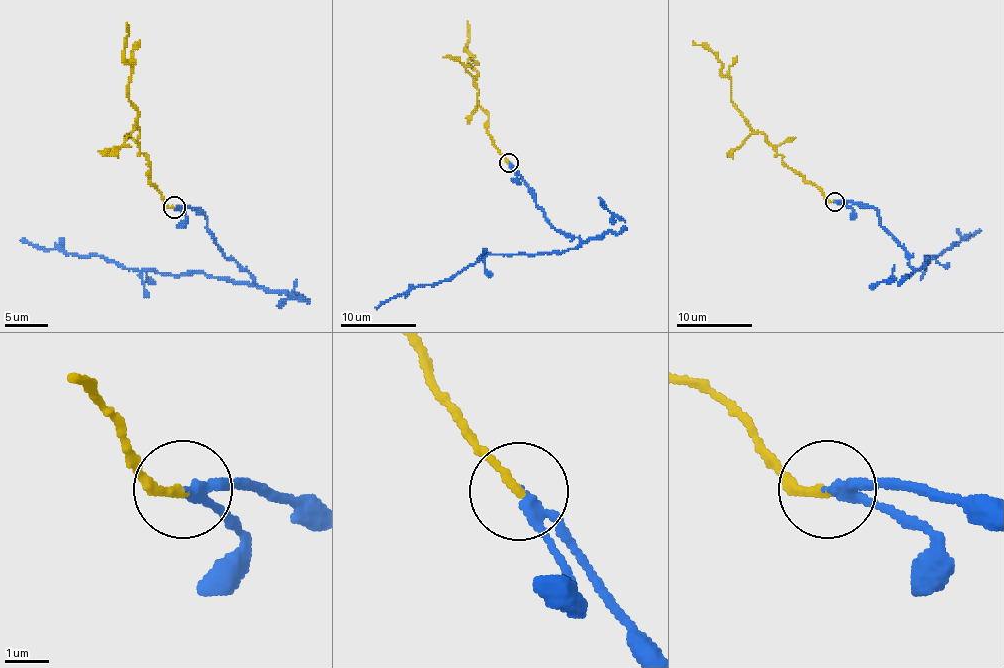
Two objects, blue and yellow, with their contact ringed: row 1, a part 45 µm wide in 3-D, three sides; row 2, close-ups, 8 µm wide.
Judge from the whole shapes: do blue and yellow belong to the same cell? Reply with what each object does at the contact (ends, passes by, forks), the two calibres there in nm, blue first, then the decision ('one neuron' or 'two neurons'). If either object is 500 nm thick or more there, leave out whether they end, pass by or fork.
blue passes by; yellow ends; calibres 190 and 200 nm; two neurons

